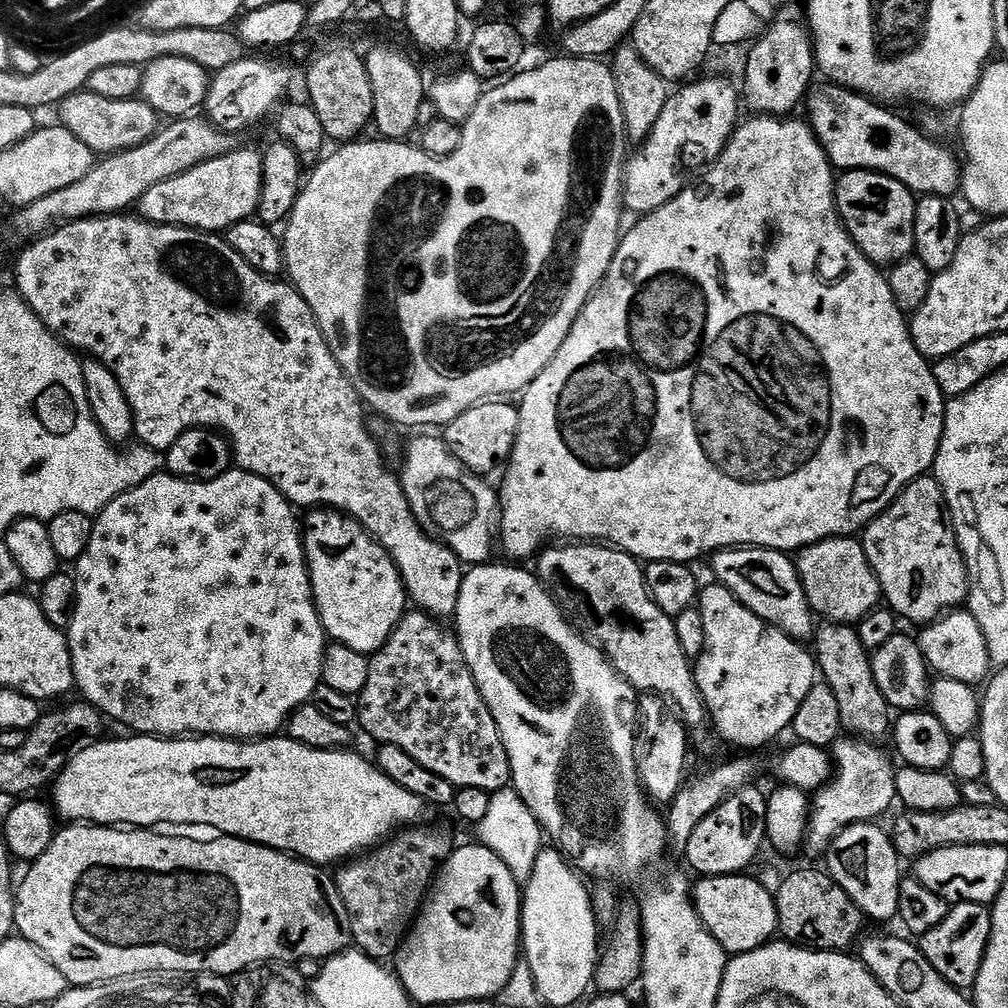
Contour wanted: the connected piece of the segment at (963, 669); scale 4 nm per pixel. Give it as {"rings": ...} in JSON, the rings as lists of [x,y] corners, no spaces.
{"rings":[[[953,610],[931,624],[923,625],[919,632],[920,649],[929,669],[937,677],[954,678],[954,682],[966,682],[973,686],[983,685],[989,679],[994,665],[982,634],[982,626],[978,626],[971,611]]]}

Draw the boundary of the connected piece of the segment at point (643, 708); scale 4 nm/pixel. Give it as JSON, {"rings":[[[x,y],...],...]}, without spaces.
{"rings":[[[651,694],[643,695],[638,702],[638,712],[642,717],[642,732],[652,739],[652,745],[648,748],[648,753],[641,755],[638,760],[640,769],[640,783],[647,795],[651,797],[657,805],[667,806],[680,793],[681,788],[686,783],[686,775],[684,776],[684,767],[688,764],[688,740],[690,744],[690,732],[683,720],[672,708],[671,704],[662,696],[654,696]]]}

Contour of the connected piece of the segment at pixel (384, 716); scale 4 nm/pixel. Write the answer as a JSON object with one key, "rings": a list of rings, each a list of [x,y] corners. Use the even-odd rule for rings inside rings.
{"rings":[[[419,610],[409,611],[400,620],[387,643],[379,651],[371,653],[368,661],[370,678],[366,680],[364,691],[358,697],[359,727],[364,727],[376,739],[375,743],[377,745],[389,744],[390,746],[398,746],[402,750],[406,750],[406,754],[410,754],[410,758],[414,758],[414,762],[418,762],[422,766],[426,766],[426,770],[430,770],[434,774],[446,778],[446,782],[455,784],[457,789],[473,788],[474,790],[486,790],[491,793],[502,791],[512,784],[512,770],[510,768],[510,758],[506,754],[506,746],[500,737],[498,722],[494,722],[494,714],[490,714],[490,710],[486,706],[486,702],[474,682],[474,674],[466,662],[464,651],[460,649],[459,639],[451,631],[448,631],[449,633],[444,632],[444,628],[440,624],[443,623],[437,622],[427,612]]]}

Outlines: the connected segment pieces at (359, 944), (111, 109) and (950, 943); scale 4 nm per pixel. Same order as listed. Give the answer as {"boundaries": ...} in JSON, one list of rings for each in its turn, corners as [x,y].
{"boundaries":[[[[416,830],[405,831],[408,832],[405,836],[397,835],[388,842],[393,844],[385,843],[379,849],[380,856],[369,855],[357,859],[352,862],[357,864],[349,863],[344,866],[349,868],[341,867],[341,872],[334,876],[352,923],[355,947],[366,953],[371,960],[388,962],[395,957],[413,927],[430,885],[454,850],[454,844],[440,832],[412,831]]],[[[87,90],[75,92],[58,105],[59,123],[74,134],[74,138],[82,138],[86,146],[97,154],[124,152],[128,148],[137,148],[155,136],[158,131],[158,114],[142,98],[134,100],[115,100],[101,98]]],[[[964,902],[949,907],[946,918],[934,926],[924,936],[919,937],[918,947],[926,954],[926,962],[950,982],[950,986],[961,990],[971,990],[976,985],[978,970],[982,970],[982,958],[986,954],[986,944],[990,942],[990,918],[992,909],[987,904]]]]}

